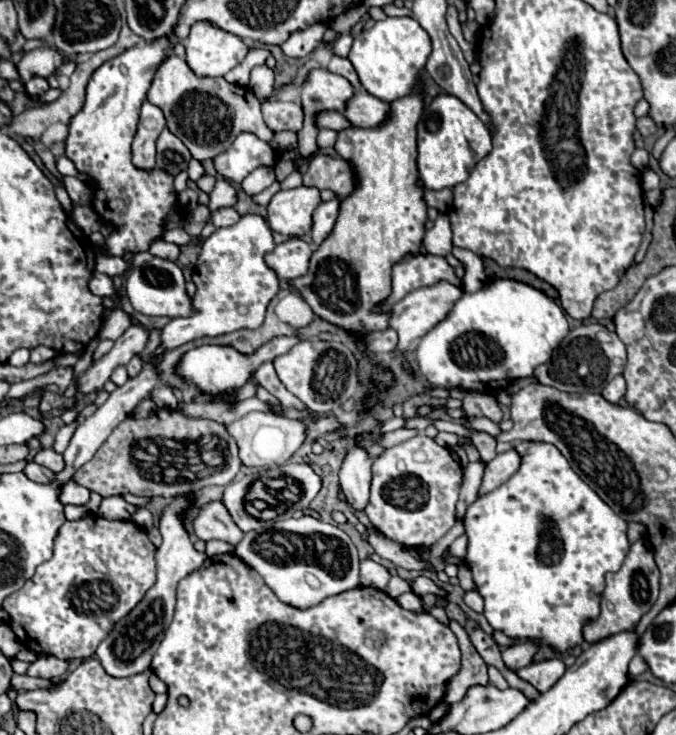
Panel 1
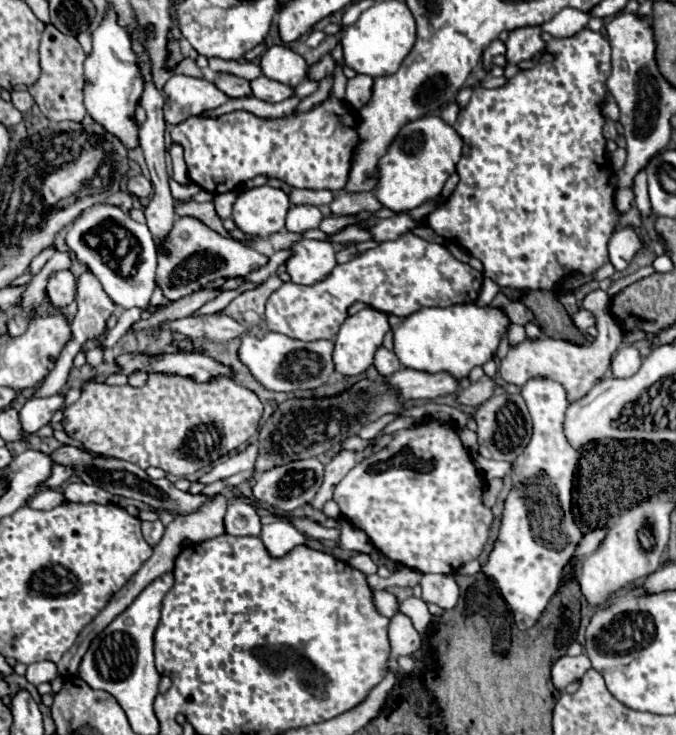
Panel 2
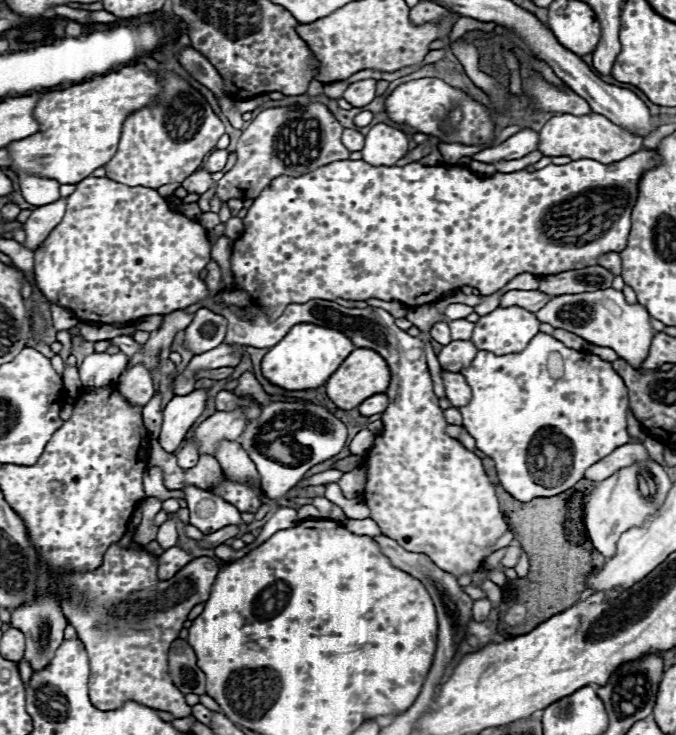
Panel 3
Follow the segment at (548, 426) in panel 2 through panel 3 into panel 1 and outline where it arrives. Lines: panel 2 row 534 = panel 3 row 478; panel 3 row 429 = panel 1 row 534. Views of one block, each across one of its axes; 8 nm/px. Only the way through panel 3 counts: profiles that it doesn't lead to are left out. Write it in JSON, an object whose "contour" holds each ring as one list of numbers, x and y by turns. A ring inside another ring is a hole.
{"contour":[[522,440,514,448,522,458,522,464,520,464,518,472,506,484,496,488,494,492,490,492,486,496,478,496,474,500,474,504,470,504,470,508,464,516,464,532,468,536,468,554,466,554,464,562,472,572,476,590,484,598,484,616,486,616,486,620,490,622,490,626,494,630,500,630,500,632,504,632,506,636,512,636,512,638,524,636,526,640,540,640,542,644,546,644,546,646,550,646,550,648,554,648,556,652,562,654,562,652,568,652,568,650,572,650,572,648,576,648,584,642,584,638,582,638,584,624,596,620,598,614,600,614,604,576,608,572,616,572,622,566,622,560,624,560,624,556,628,554,628,548,630,548,630,542,626,538,626,522,618,514,614,514,612,508,608,504,604,504,600,500,600,496,588,484,584,484,578,478,578,474,570,468,566,458,552,444]]}

